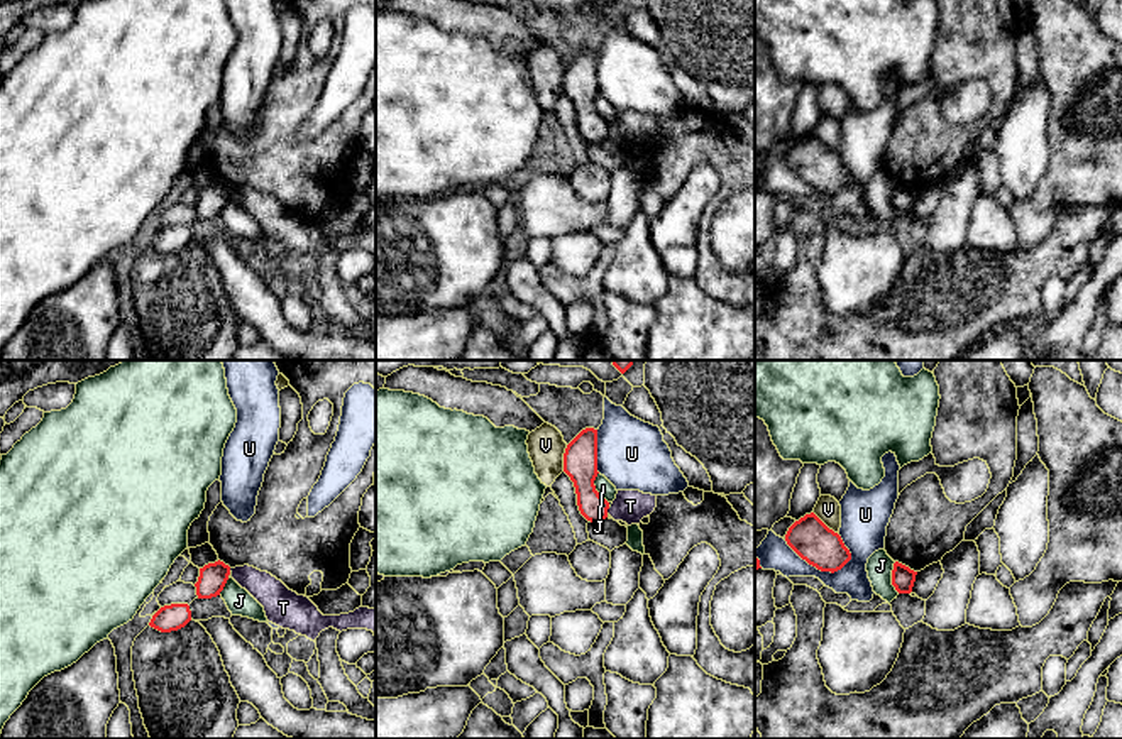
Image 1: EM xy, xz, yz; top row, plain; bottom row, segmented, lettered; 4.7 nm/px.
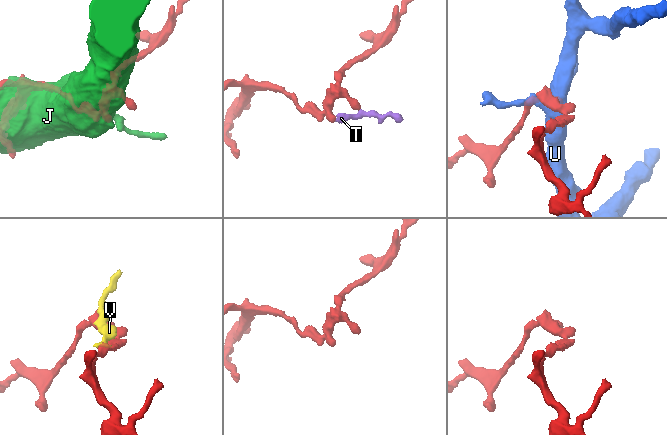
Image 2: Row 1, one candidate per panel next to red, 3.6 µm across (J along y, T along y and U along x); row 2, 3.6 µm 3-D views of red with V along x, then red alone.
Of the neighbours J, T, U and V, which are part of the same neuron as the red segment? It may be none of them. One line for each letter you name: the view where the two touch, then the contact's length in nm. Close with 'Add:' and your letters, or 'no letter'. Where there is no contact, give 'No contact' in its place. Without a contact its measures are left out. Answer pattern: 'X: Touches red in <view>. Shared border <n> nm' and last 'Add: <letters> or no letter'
Add: no letter

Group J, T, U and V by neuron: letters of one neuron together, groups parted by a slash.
J / T / U / V

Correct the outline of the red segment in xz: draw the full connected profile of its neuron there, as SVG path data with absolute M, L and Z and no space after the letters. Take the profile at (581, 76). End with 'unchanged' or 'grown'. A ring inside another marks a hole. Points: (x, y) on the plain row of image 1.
M582 51L565 69L564 93L570 98L577 115L580 135L599 144L608 139L609 123L599 117L594 101L597 98L597 51Z; unchanged

